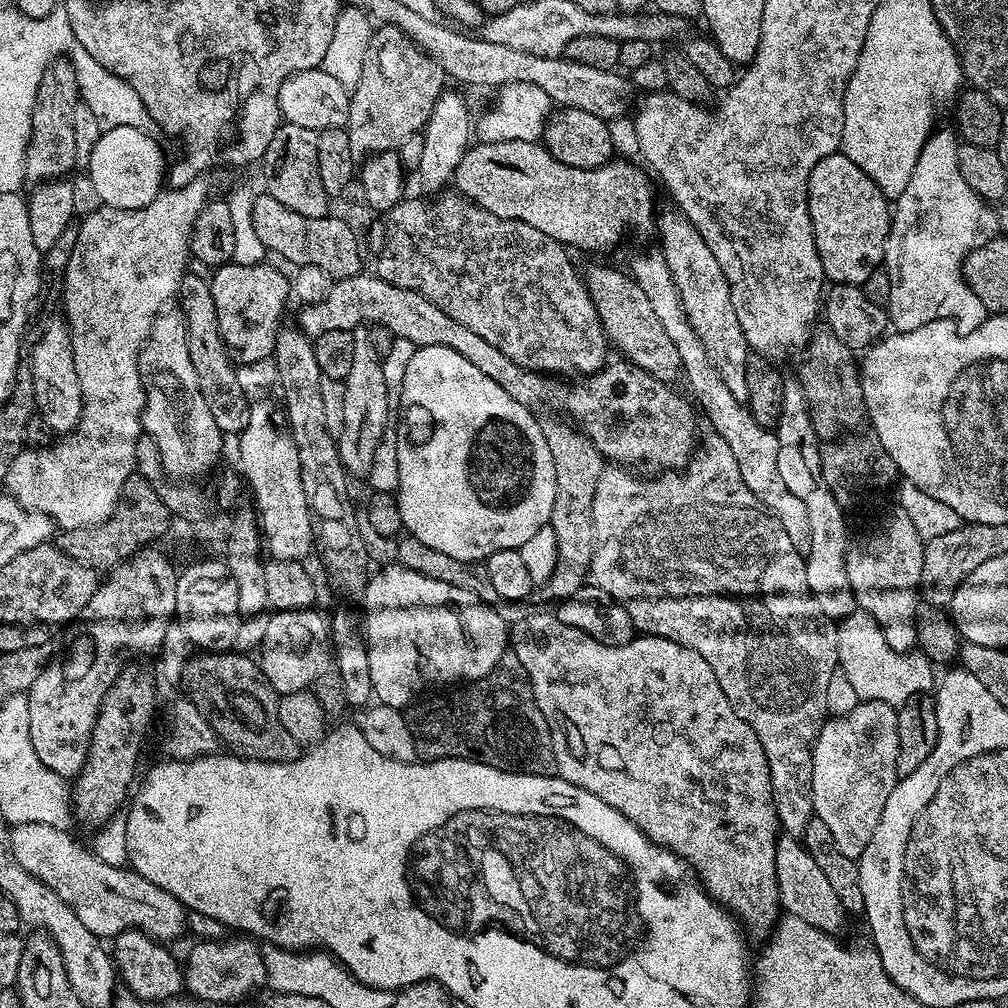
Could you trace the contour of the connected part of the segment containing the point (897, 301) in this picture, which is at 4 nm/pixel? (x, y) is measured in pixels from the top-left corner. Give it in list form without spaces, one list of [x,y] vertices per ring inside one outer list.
[[[937,127],[932,135],[929,136],[928,140],[922,145],[918,162],[912,167],[910,182],[906,186],[906,190],[902,190],[902,194],[894,201],[894,211],[890,216],[888,241],[884,247],[883,267],[886,269],[890,282],[892,283],[890,286],[890,302],[886,306],[887,314],[891,327],[898,332],[918,330],[918,326],[926,326],[935,320],[950,320],[960,326],[976,328],[982,321],[987,320],[990,315],[988,307],[982,302],[982,298],[978,298],[978,294],[974,294],[974,290],[970,290],[970,286],[964,280],[964,259],[967,258],[969,252],[973,252],[975,248],[986,246],[993,238],[1001,235],[1000,217],[997,209],[993,207],[989,201],[983,200],[977,192],[970,190],[970,186],[966,186],[966,178],[962,178],[962,170],[958,166],[958,154],[956,153],[958,136],[951,127],[948,128]]]

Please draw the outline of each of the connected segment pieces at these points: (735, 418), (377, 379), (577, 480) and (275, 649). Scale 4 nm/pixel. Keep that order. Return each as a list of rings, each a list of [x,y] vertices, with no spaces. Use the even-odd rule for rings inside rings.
[[[663,255],[634,257],[630,275],[638,282],[638,286],[642,286],[646,298],[650,298],[650,307],[654,310],[654,315],[660,319],[666,334],[674,341],[674,346],[678,349],[678,358],[682,358],[683,379],[688,379],[693,390],[700,395],[715,435],[721,436],[726,446],[730,446],[730,451],[738,461],[738,470],[742,470],[742,482],[750,486],[752,493],[776,517],[782,530],[786,530],[790,542],[796,544],[799,552],[807,554],[810,550],[810,521],[806,518],[806,502],[802,502],[798,494],[786,490],[786,482],[782,482],[782,474],[778,474],[778,438],[775,431],[761,426],[747,407],[738,398],[734,398],[734,394],[730,394],[726,382],[722,382],[714,362],[710,362],[710,354],[706,354],[706,346],[702,346],[702,338],[698,338],[694,326],[690,326],[686,318],[678,286],[674,286],[674,278],[666,266]]]
[[[360,325],[352,333],[355,338],[354,361],[344,380],[345,417],[342,430],[338,433],[338,443],[345,472],[352,478],[366,478],[370,474],[374,450],[383,440],[384,432],[390,424],[388,415],[391,408],[385,374],[382,372],[382,347],[391,343],[392,335],[387,328],[373,325]]]
[[[552,420],[542,428],[545,445],[554,458],[552,513],[547,523],[552,525],[554,534],[562,538],[562,566],[557,567],[556,573],[542,585],[545,598],[553,602],[570,598],[585,587],[589,579],[594,542],[594,490],[598,490],[600,476],[606,467],[604,455],[596,449],[594,442],[590,442],[579,428],[568,424]]]
[[[307,608],[273,611],[268,616],[266,638],[258,649],[258,663],[268,684],[278,694],[311,689],[318,674],[330,664],[329,621],[325,617],[323,620],[316,610]]]

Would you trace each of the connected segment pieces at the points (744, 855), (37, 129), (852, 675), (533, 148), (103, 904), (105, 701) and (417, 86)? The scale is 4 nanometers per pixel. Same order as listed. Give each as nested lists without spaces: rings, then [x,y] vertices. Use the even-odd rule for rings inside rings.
[[[534,610],[525,620],[515,621],[510,628],[510,652],[516,655],[515,663],[519,665],[538,702],[538,710],[546,718],[546,726],[550,730],[550,738],[556,755],[556,772],[566,782],[578,786],[582,790],[590,790],[594,798],[602,798],[606,806],[614,806],[618,814],[626,814],[638,830],[648,835],[653,844],[661,848],[669,848],[676,856],[680,856],[691,871],[695,872],[705,892],[736,917],[745,933],[753,932],[756,936],[767,937],[775,929],[781,915],[780,891],[776,881],[776,842],[778,839],[778,821],[776,803],[772,800],[772,783],[766,750],[762,750],[762,742],[758,742],[758,734],[730,706],[726,694],[722,694],[722,686],[718,686],[718,678],[714,678],[714,670],[710,670],[710,662],[702,658],[694,650],[682,646],[673,640],[661,636],[637,635],[625,644],[603,644],[582,630],[574,630],[574,626],[566,626],[551,611]]]
[[[64,58],[53,59],[47,70],[41,73],[38,92],[33,97],[31,134],[27,154],[24,156],[24,179],[27,183],[41,184],[63,179],[74,166],[77,167],[74,115],[79,101],[77,76],[71,61]]]
[[[862,611],[851,612],[839,621],[838,634],[838,668],[850,678],[861,700],[877,700],[899,708],[907,698],[928,694],[934,688],[934,665],[919,650],[896,652],[887,642],[874,618]]]
[[[494,140],[491,142],[476,142],[465,152],[462,162],[458,162],[458,170],[454,174],[454,188],[459,195],[473,200],[478,206],[482,206],[486,210],[490,210],[492,214],[498,214],[498,218],[510,218],[518,222],[526,222],[526,226],[534,226],[534,230],[542,230],[542,234],[546,234],[550,238],[557,240],[559,244],[567,246],[569,249],[581,248],[584,252],[600,252],[603,248],[612,248],[620,240],[624,228],[637,228],[638,231],[644,232],[648,227],[653,227],[654,212],[652,216],[652,208],[648,204],[643,204],[640,200],[648,200],[652,196],[652,188],[648,185],[649,173],[645,171],[639,163],[634,164],[628,158],[613,158],[608,163],[598,166],[597,168],[575,168],[574,166],[566,166],[562,162],[554,160],[543,143],[534,140]]]
[[[40,822],[15,825],[8,833],[12,859],[18,862],[18,866],[22,866],[22,870],[34,874],[34,878],[50,886],[50,890],[54,890],[54,894],[58,894],[58,898],[62,898],[62,902],[66,902],[66,906],[70,906],[70,910],[78,914],[78,922],[82,922],[82,926],[86,926],[86,930],[90,930],[97,938],[115,938],[120,932],[131,928],[137,928],[157,942],[172,942],[168,940],[176,940],[180,935],[185,935],[188,912],[184,904],[174,898],[174,894],[162,890],[162,886],[154,886],[154,882],[146,882],[146,878],[133,872],[131,867],[108,864],[89,849],[88,853],[82,845],[76,844],[70,833],[71,831]]]
[[[148,670],[121,672],[118,679],[110,686],[106,698],[102,698],[102,706],[94,722],[86,762],[75,776],[70,788],[75,819],[89,824],[92,830],[107,824],[125,807],[133,791],[134,781],[137,779],[136,763],[140,760],[140,747],[144,744],[144,735],[147,734],[148,726],[152,722],[152,703],[157,700],[153,673]]]
[[[390,24],[379,25],[378,30],[373,31],[372,42],[368,45],[368,53],[366,54],[364,65],[362,66],[362,78],[356,83],[356,87],[351,89],[350,92],[352,101],[350,102],[350,114],[348,115],[346,131],[350,138],[350,146],[352,147],[353,153],[355,153],[357,157],[367,158],[378,152],[391,152],[400,149],[406,142],[406,138],[417,135],[417,133],[423,129],[424,125],[427,124],[430,114],[436,105],[436,99],[438,99],[441,92],[445,91],[445,88],[446,77],[434,58],[428,56],[427,53],[422,51],[421,48],[419,48],[417,44],[405,34],[405,32],[399,32],[397,28]]]

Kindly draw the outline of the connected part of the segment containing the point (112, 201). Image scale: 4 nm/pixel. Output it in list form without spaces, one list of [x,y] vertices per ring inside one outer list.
[[[114,126],[105,127],[94,150],[88,156],[86,167],[88,167],[88,180],[92,183],[92,188],[96,191],[96,196],[100,199],[101,205],[110,208],[121,208],[122,210],[138,210],[159,196],[164,184],[164,152],[160,149],[160,144],[151,136],[151,131],[134,126]]]

